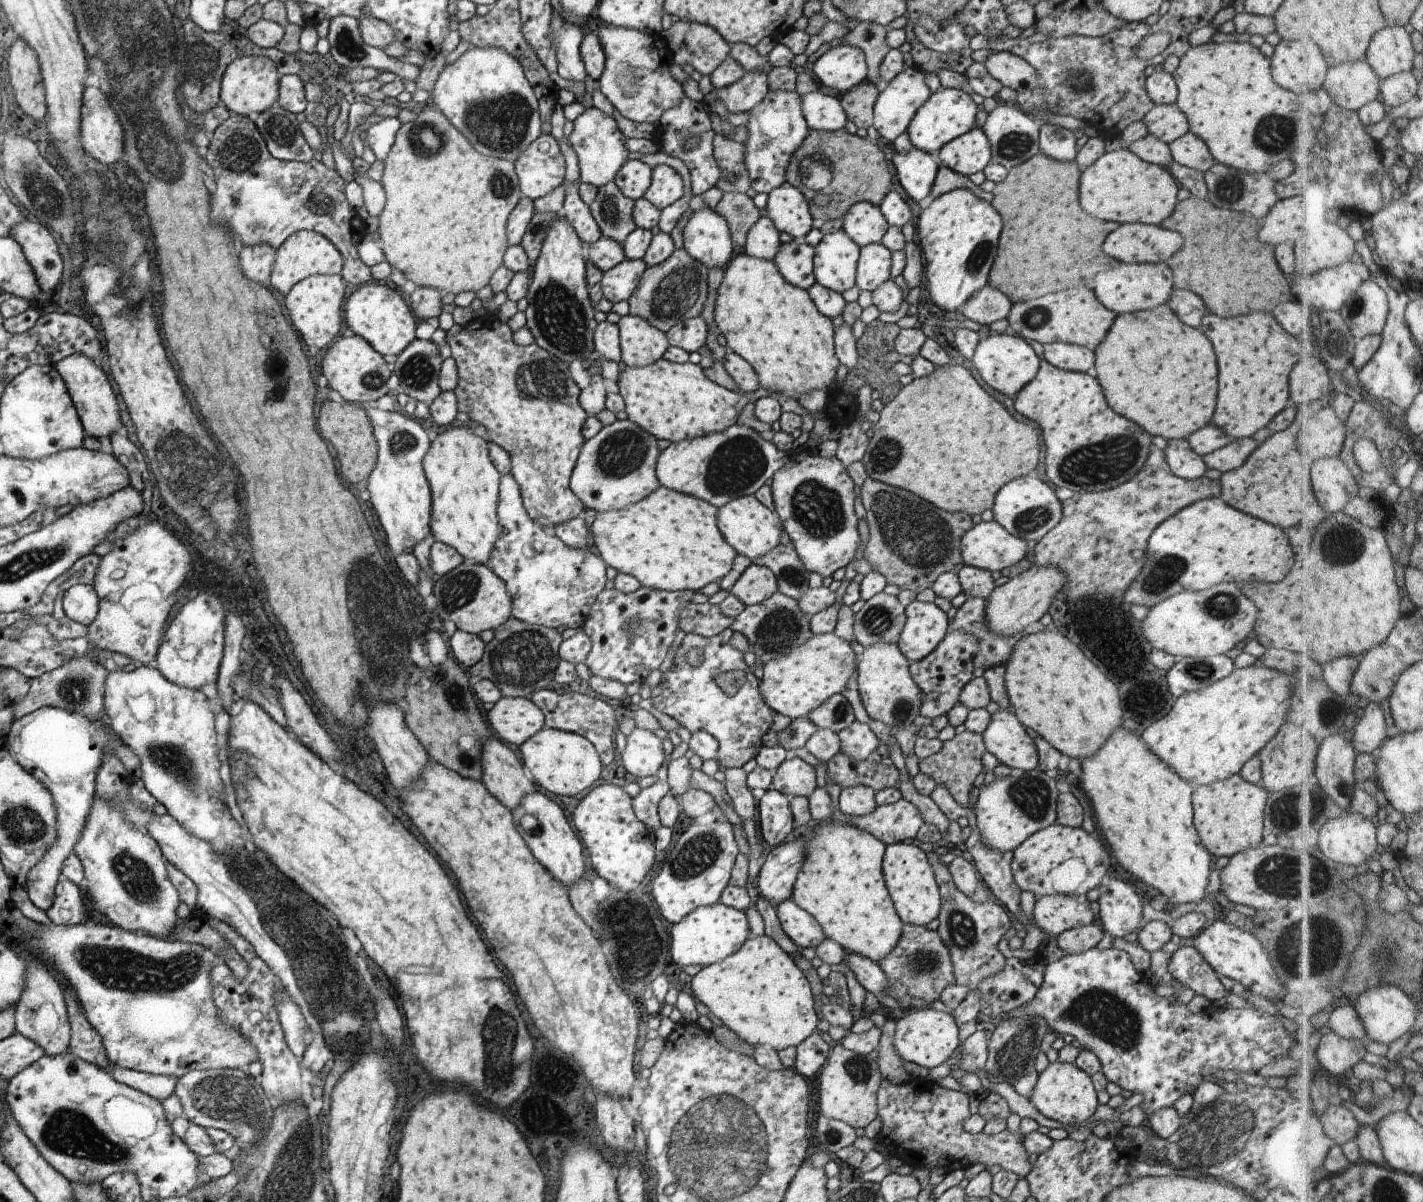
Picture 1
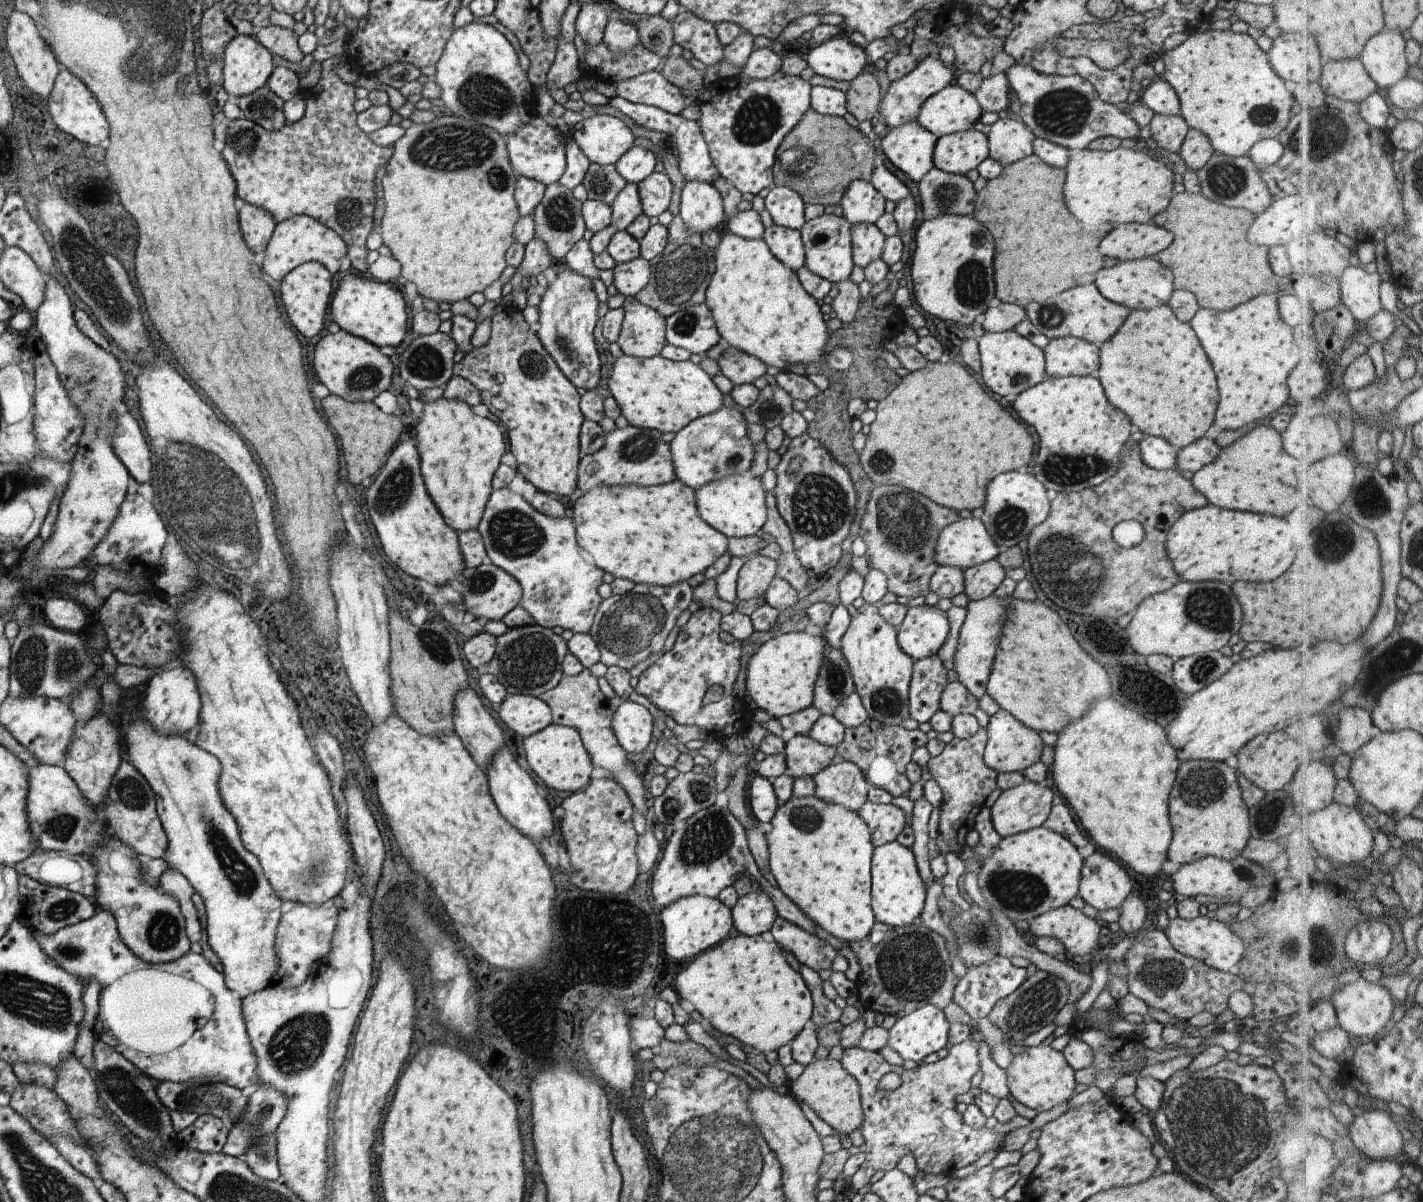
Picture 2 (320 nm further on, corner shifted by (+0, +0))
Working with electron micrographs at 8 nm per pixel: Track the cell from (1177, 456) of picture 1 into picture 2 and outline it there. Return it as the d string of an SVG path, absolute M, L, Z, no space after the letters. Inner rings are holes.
M1146 436L1138 443L1142 461L1150 468L1160 470L1176 469L1178 448L1161 437Z

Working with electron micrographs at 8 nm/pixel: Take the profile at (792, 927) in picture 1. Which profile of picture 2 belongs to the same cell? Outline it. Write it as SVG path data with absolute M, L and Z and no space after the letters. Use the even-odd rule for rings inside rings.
M781 917L774 922L771 932L774 941L783 950L792 952L800 964L806 964L818 973L831 968L837 950L815 933L810 934Z

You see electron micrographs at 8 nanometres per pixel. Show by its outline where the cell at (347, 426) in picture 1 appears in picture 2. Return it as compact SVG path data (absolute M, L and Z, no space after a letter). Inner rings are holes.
M334 394L326 396L321 405L326 418L330 420L330 426L336 430L336 434L342 442L344 460L350 472L349 480L360 487L362 480L356 480L356 478L376 474L380 470L388 450L394 448L394 444L398 442L398 438L402 434L402 420L398 418L398 414L384 414L373 402L352 403Z

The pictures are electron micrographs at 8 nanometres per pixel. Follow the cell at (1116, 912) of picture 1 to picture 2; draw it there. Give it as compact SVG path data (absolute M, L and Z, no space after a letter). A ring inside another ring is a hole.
M1095 852L1084 861L1079 896L1100 912L1120 908L1131 893L1130 878L1112 858Z

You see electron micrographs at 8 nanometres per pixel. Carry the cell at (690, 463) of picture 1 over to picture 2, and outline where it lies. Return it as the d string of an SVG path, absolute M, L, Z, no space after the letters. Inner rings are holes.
M724 405L717 412L702 416L682 428L670 448L676 479L694 490L708 482L746 472L755 458L755 447L748 438L743 414Z

